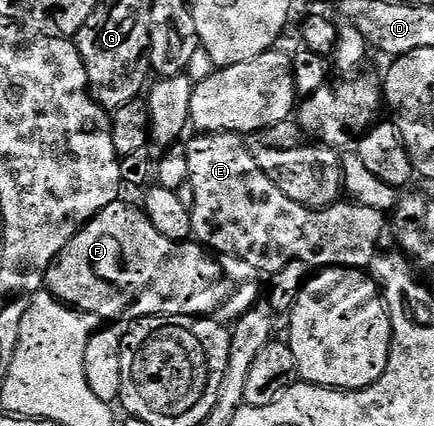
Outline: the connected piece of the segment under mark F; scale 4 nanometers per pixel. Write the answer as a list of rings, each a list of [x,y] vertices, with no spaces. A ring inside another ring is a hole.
[[[117,201],[105,207],[69,241],[64,254],[52,265],[50,291],[60,302],[87,315],[95,315],[100,321],[144,319],[147,315],[212,317],[227,303],[230,284],[224,278],[219,262],[211,257],[199,242],[172,243],[162,237],[154,225],[150,225],[147,215],[139,206],[127,207],[124,201]]]

